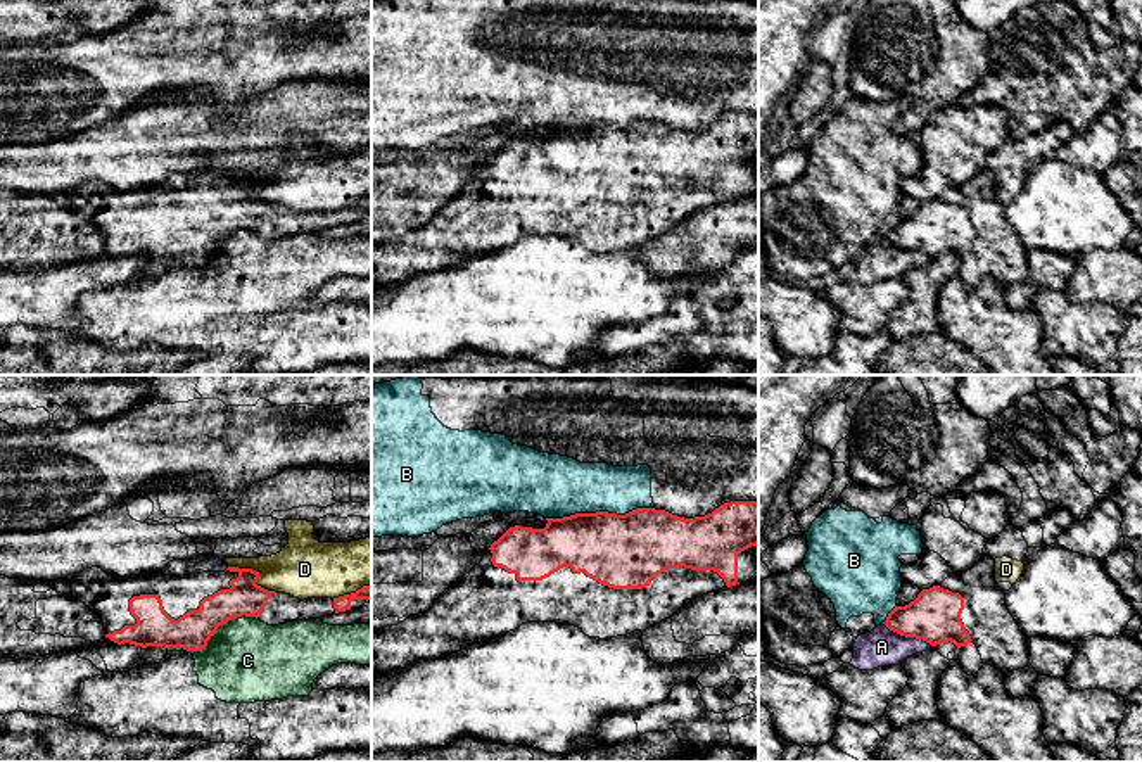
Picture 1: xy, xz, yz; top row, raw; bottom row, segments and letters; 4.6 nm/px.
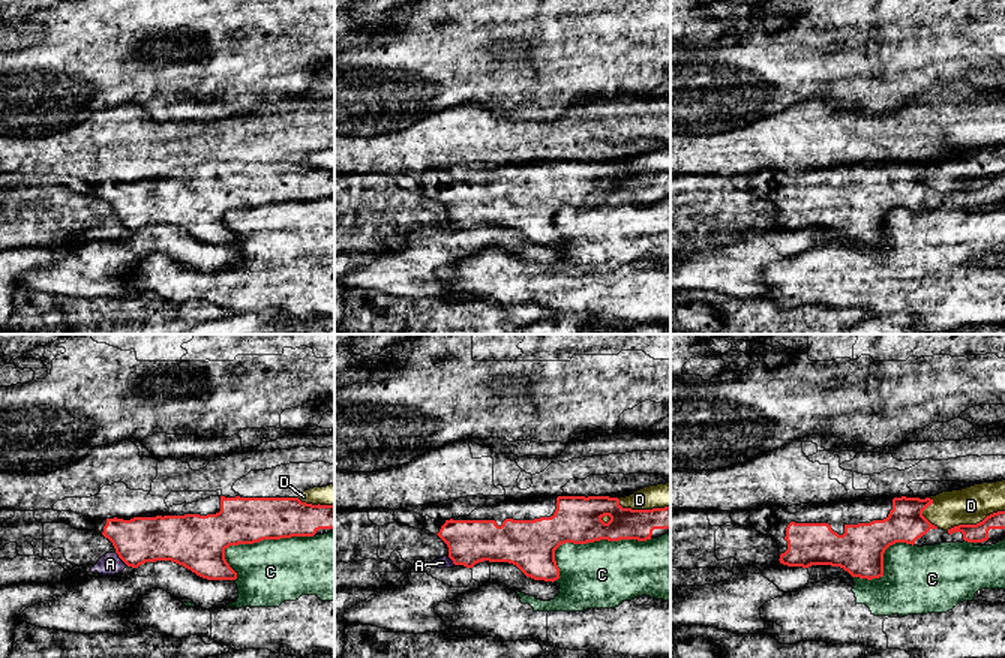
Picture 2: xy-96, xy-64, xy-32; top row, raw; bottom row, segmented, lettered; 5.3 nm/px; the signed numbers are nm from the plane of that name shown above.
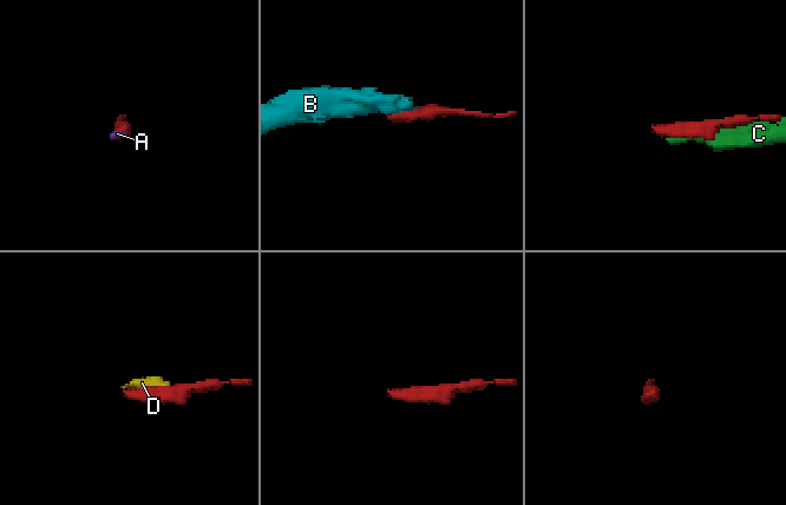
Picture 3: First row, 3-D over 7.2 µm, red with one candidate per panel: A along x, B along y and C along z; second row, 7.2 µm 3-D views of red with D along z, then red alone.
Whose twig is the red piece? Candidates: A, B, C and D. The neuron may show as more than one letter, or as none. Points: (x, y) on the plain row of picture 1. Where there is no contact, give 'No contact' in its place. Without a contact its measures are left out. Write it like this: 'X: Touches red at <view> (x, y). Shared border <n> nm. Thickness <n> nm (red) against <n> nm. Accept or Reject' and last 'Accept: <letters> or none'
A: Touches red at yz (907, 249). Shared border 260 nm. Thickness 240 nm (red) against 180 nm. Reject
B: Touches red at xz (598, 125). Shared border 500 nm. Thickness 360 nm (red) against 300 nm. Reject
C: Touches red at xy (213, 247). Shared border 440 nm. Thickness 170 nm (red) against 380 nm. Reject
D: Touches red at xy (258, 187). Shared border 260 nm. Thickness 160 nm (red) against 280 nm. Reject
Accept: none

